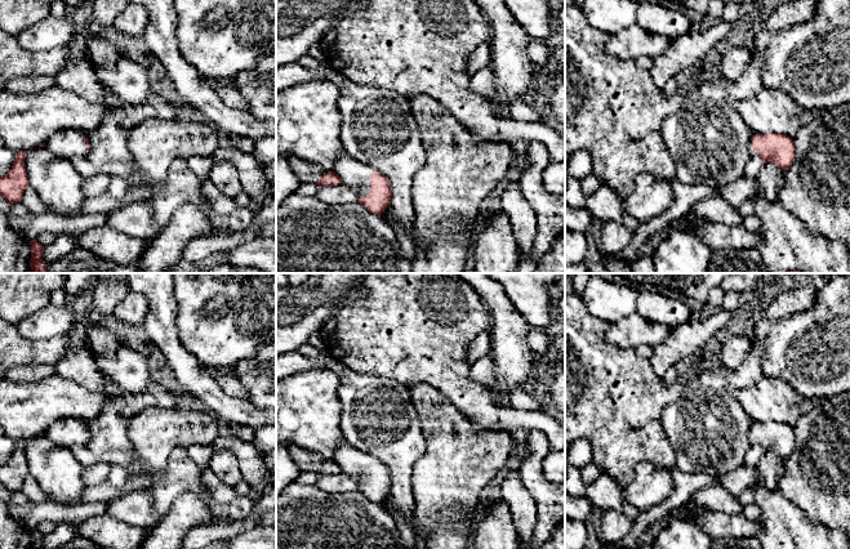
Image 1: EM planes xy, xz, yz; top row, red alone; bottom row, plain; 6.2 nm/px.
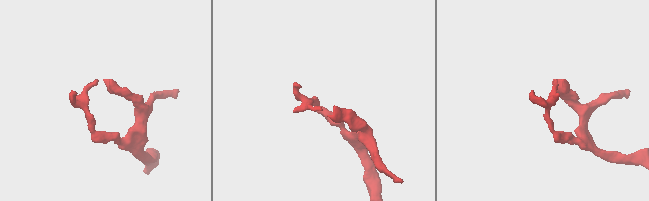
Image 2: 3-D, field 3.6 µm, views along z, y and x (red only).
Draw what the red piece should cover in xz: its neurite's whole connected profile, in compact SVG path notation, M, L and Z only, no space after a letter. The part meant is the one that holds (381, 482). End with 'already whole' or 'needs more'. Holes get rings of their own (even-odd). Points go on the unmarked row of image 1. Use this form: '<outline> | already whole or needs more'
M347 442L339 445L331 461L325 461L316 470L320 476L342 472L357 481L359 491L371 503L382 504L391 492L392 479L390 469Z | needs more

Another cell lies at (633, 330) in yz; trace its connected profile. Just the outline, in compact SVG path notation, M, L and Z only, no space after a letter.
M637 312L610 325L605 340L619 348L637 348L646 344L651 348L664 343L676 327L653 323Z

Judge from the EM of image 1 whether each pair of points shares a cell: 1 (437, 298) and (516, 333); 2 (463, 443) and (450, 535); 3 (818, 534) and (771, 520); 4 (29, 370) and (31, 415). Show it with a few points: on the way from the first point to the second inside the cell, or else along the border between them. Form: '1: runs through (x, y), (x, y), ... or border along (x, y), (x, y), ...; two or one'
1: border along (479, 295), (486, 306), (492, 322); two
2: runs through (455, 467), (450, 476), (450, 512); one
3: runs through (806, 534), (790, 534), (783, 527); one
4: border along (54, 373), (36, 380), (13, 382); two

